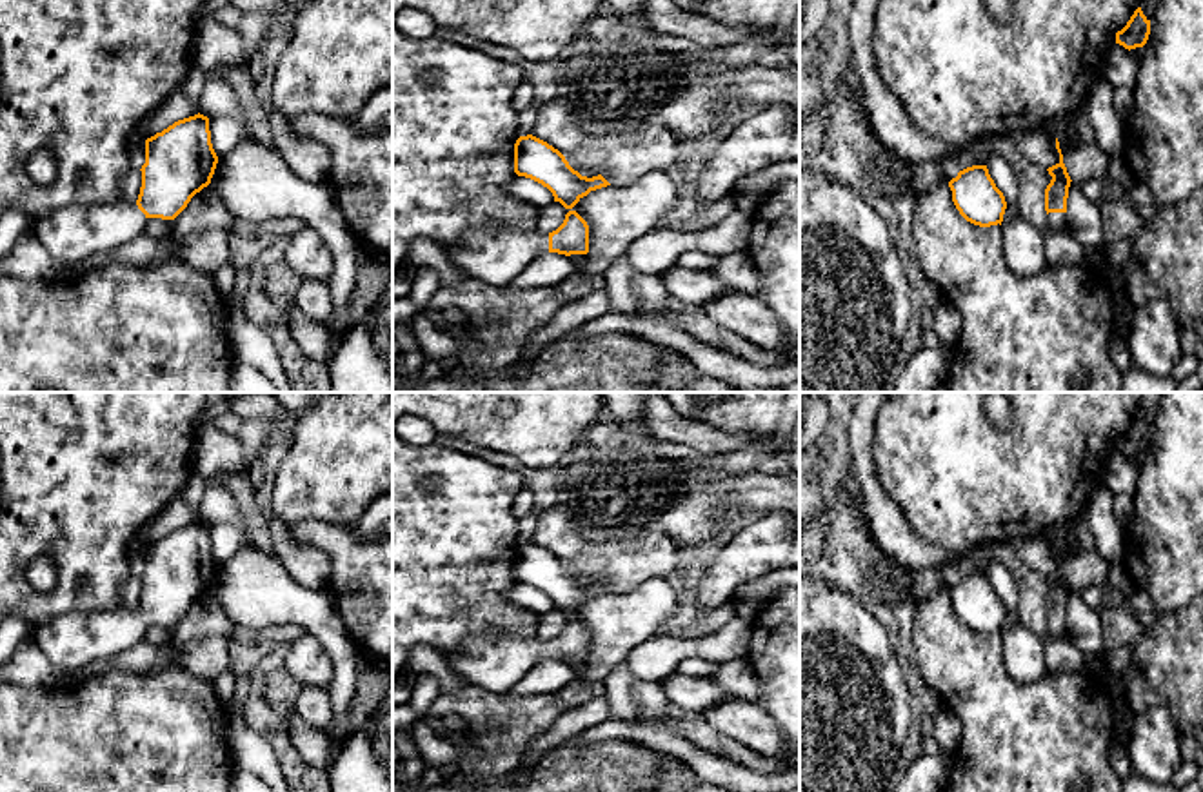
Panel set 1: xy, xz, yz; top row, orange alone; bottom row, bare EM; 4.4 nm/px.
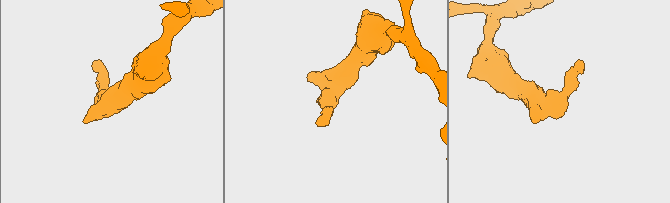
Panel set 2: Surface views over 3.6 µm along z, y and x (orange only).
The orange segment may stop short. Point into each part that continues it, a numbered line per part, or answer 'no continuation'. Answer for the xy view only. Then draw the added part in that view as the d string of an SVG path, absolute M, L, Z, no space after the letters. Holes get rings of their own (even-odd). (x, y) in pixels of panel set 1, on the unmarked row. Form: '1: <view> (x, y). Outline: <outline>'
1: xy (73, 640). Outline: M69 612L35 629L33 639L58 672L75 672L89 663L118 656L145 636L138 612Z

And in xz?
1: xz (495, 662). Outline: M489 630L465 639L445 659L465 687L509 694L534 665L549 659L549 639L540 638L536 632L507 636Z

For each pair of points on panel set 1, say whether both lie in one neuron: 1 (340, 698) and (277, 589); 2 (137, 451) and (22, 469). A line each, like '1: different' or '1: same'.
1: same
2: same

